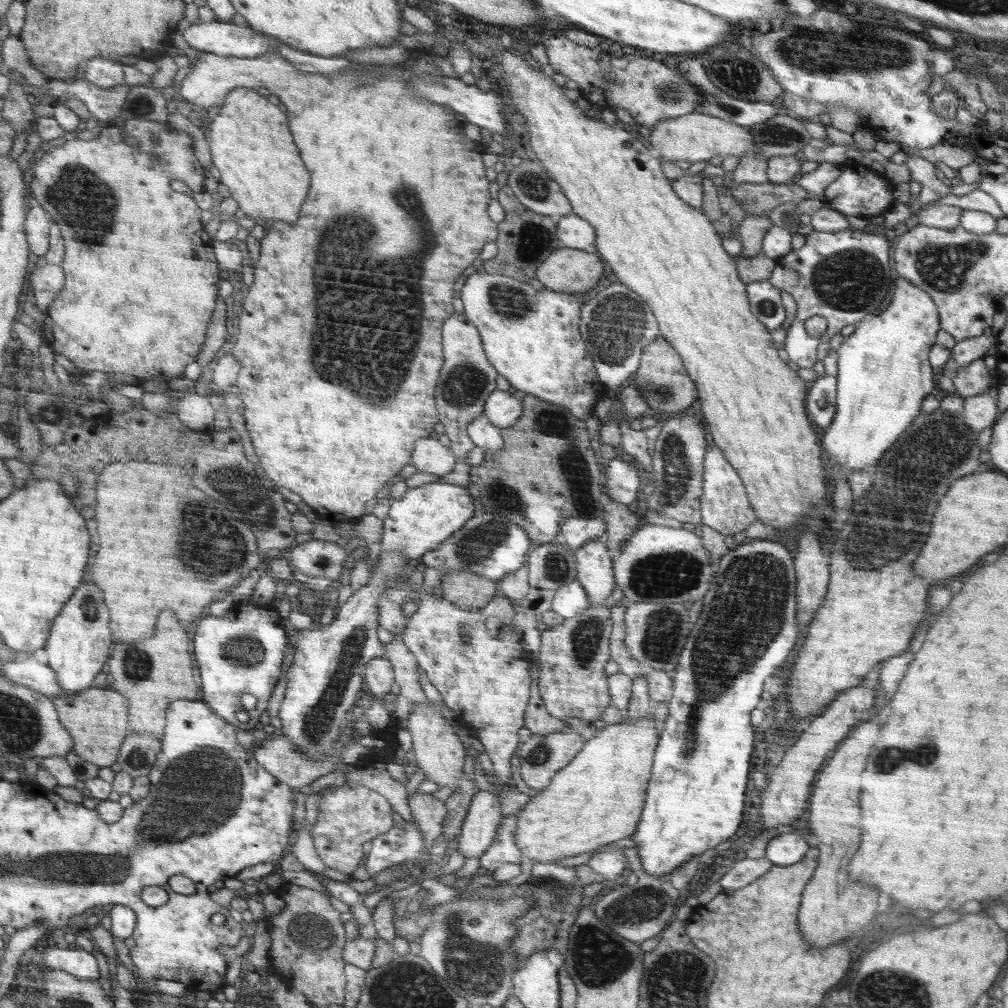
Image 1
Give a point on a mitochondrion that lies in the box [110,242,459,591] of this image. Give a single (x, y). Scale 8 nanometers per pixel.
(206, 535)

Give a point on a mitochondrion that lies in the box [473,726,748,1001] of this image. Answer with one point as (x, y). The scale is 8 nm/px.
(599, 957)

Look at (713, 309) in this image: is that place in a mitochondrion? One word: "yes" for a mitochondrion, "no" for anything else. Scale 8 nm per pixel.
no

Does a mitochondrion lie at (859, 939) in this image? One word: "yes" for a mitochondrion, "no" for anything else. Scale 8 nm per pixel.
no

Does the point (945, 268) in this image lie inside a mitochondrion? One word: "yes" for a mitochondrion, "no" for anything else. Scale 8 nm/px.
yes

